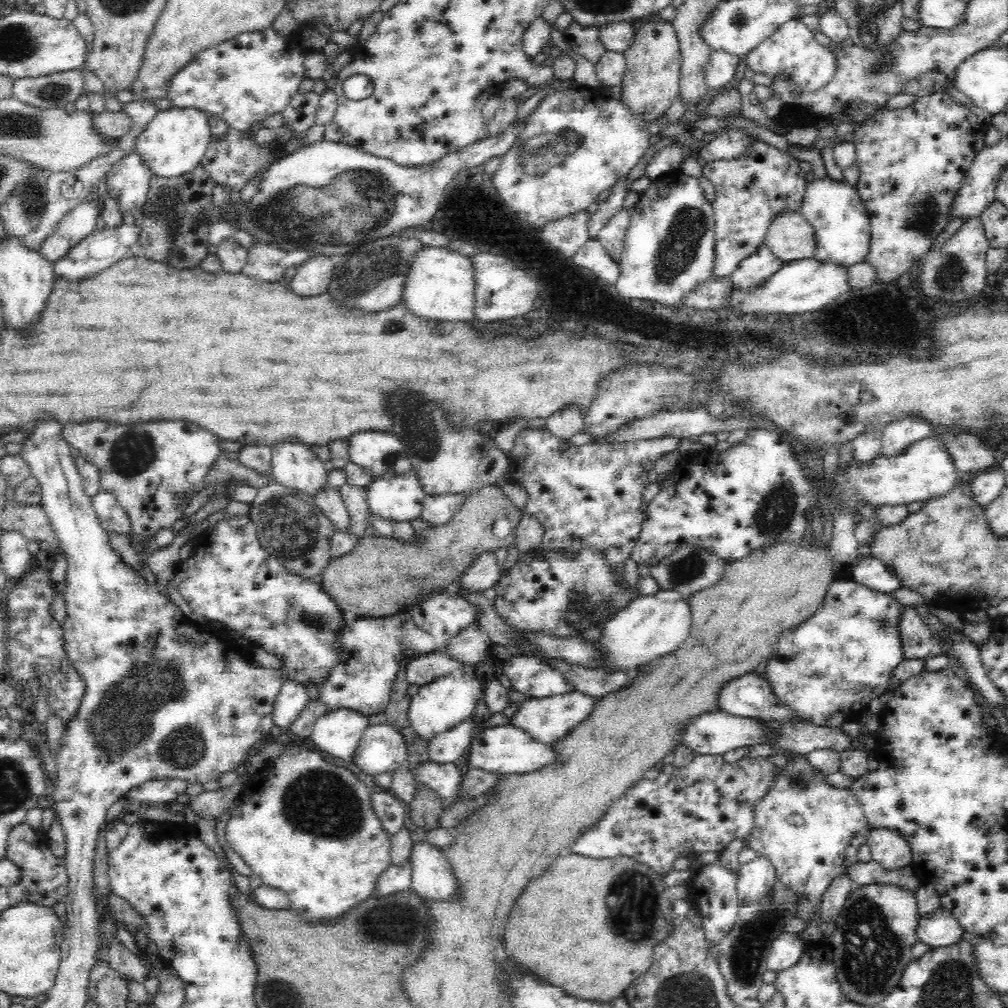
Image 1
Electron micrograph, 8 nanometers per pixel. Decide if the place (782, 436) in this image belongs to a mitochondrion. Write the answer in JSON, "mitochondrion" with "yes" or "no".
{"mitochondrion":"no"}

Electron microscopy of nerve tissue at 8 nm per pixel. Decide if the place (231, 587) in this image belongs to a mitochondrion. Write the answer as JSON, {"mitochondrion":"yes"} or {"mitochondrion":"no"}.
{"mitochondrion":"no"}

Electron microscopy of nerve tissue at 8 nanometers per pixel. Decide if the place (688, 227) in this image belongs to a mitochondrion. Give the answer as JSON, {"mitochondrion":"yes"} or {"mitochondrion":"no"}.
{"mitochondrion":"yes"}

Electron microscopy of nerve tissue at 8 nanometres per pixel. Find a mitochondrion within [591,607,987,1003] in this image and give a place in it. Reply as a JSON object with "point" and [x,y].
{"point":[870,962]}

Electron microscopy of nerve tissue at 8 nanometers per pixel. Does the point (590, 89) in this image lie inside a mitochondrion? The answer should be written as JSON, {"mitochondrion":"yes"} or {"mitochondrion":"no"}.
{"mitochondrion":"no"}

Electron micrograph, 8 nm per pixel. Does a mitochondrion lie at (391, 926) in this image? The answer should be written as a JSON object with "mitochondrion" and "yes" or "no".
{"mitochondrion":"yes"}

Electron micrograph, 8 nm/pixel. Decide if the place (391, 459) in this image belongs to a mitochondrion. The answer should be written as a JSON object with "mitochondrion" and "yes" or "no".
{"mitochondrion":"yes"}

